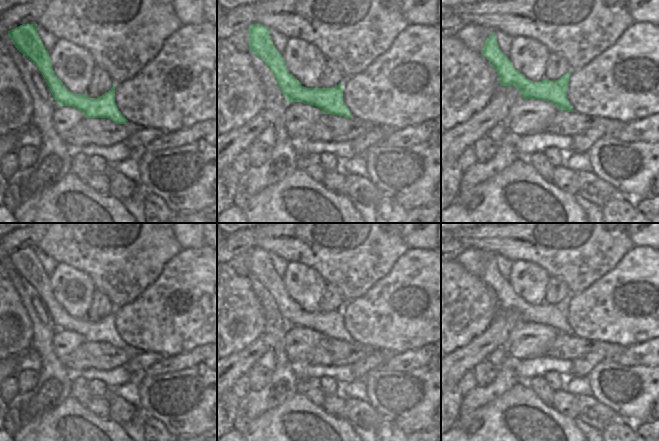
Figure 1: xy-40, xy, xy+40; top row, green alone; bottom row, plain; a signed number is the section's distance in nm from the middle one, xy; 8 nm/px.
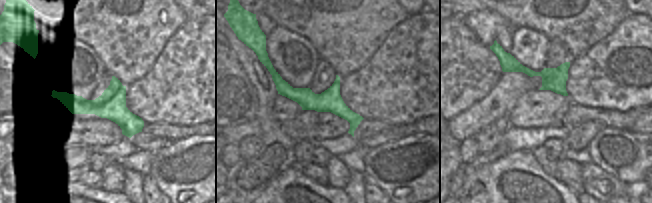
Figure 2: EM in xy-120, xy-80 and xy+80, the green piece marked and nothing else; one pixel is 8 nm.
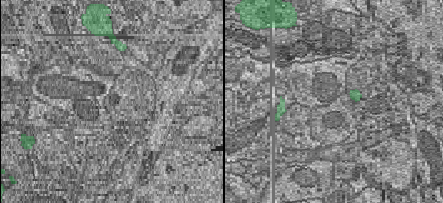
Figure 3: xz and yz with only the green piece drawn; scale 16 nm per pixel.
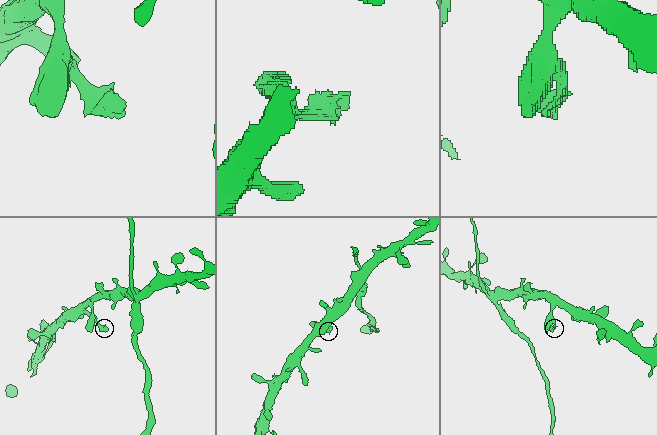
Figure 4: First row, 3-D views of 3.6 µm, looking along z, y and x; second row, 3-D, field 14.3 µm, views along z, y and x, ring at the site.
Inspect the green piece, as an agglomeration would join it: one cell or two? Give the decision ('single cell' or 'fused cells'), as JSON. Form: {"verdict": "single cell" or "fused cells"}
{"verdict": "fused cells"}

